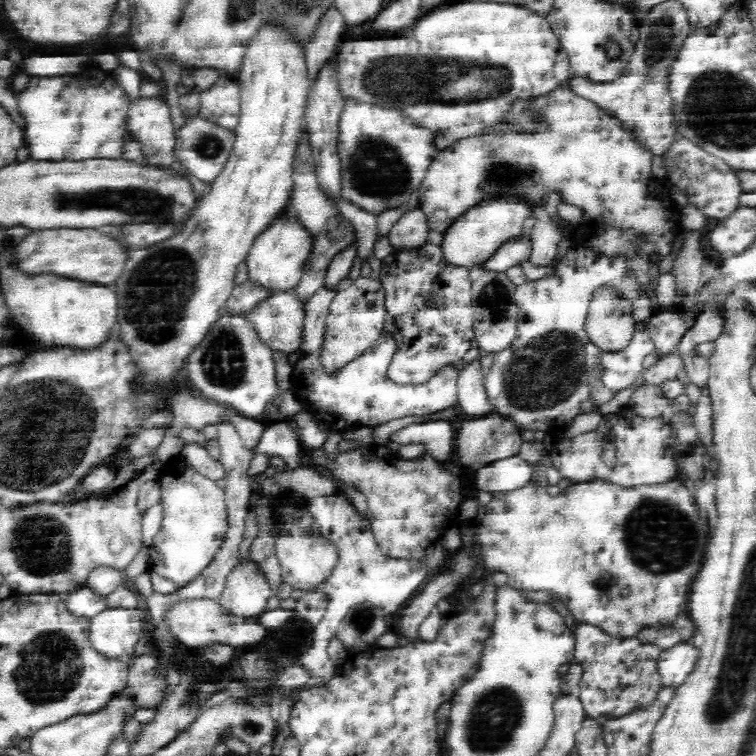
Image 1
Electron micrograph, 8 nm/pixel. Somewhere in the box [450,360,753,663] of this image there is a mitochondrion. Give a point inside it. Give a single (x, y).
(660, 541)

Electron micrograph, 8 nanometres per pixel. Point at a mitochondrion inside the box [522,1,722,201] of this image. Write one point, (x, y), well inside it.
(660, 39)

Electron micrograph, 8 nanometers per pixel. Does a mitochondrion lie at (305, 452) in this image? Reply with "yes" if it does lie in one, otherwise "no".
no

